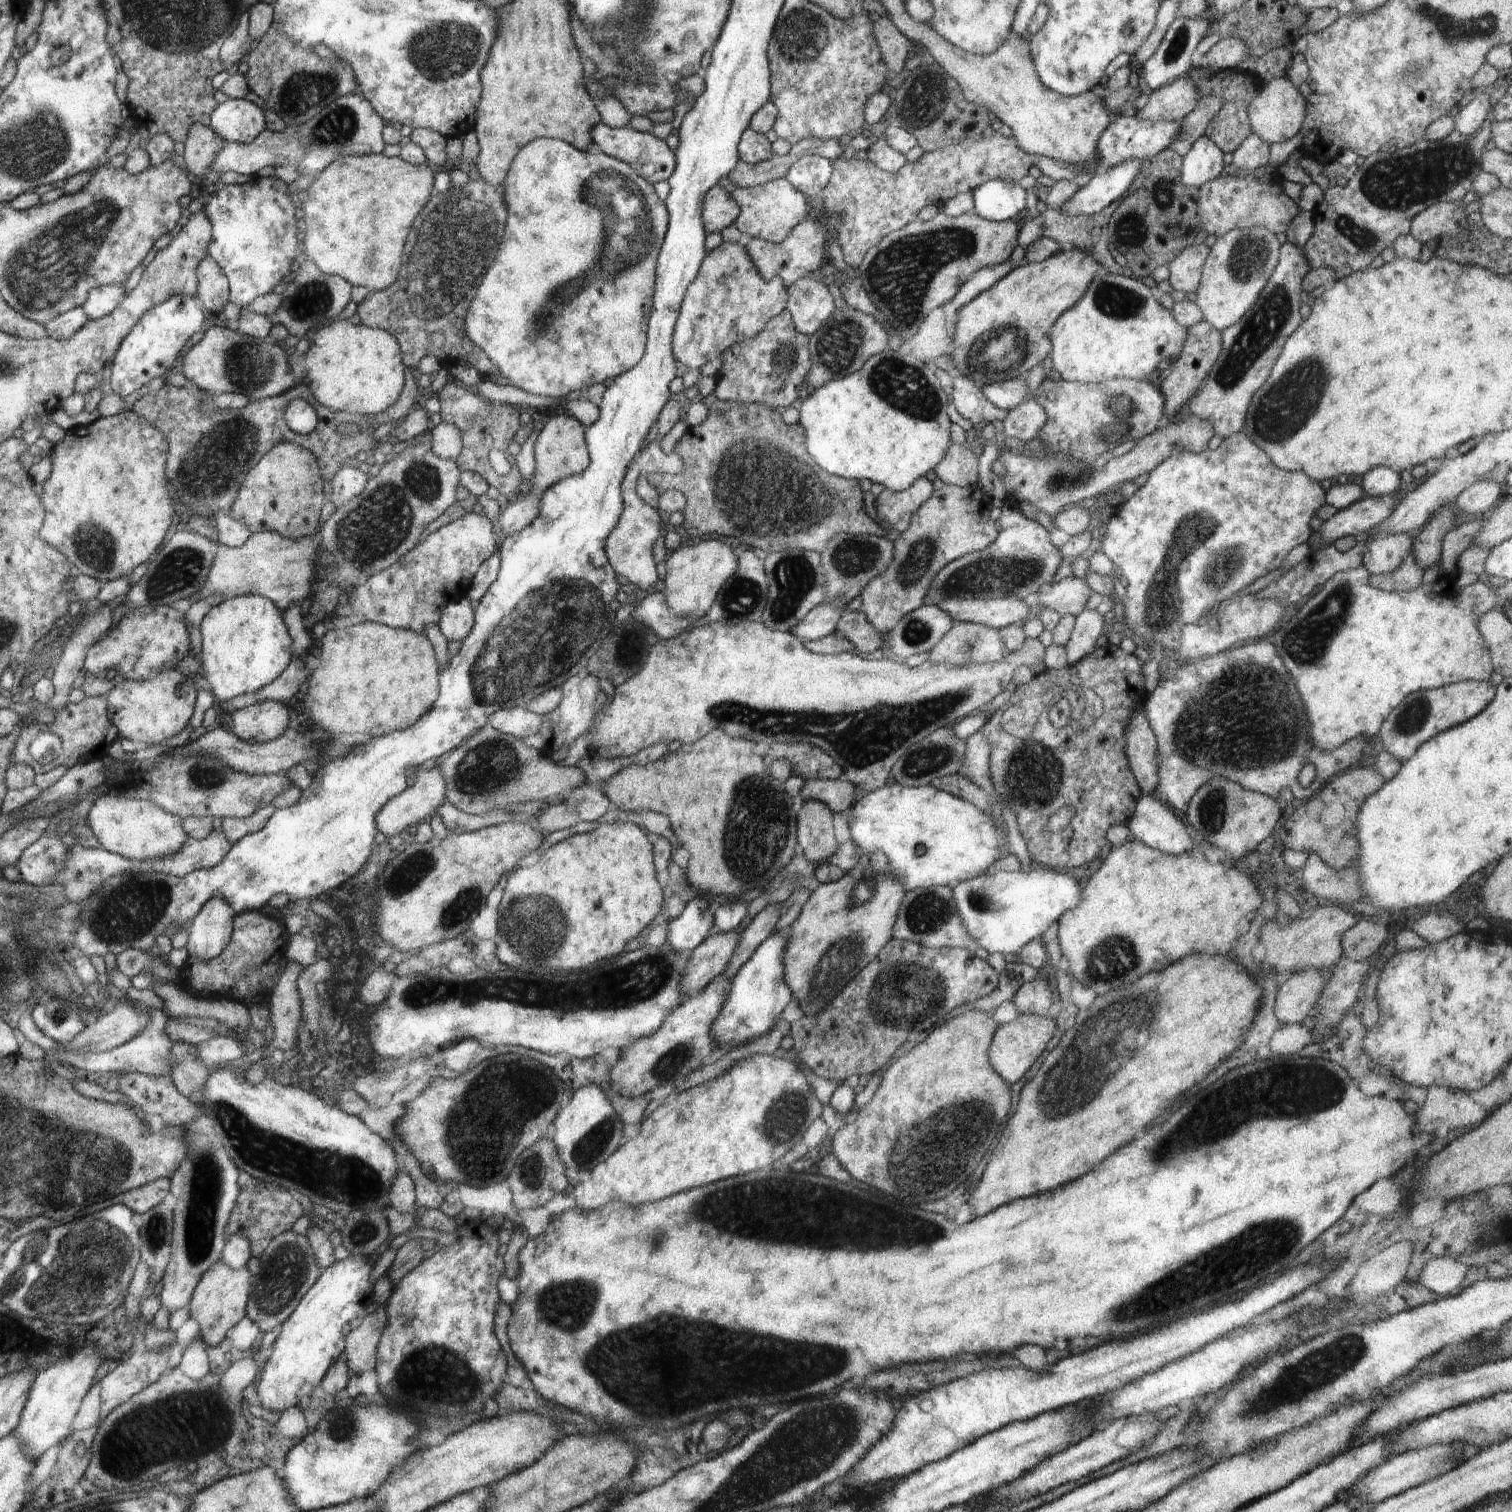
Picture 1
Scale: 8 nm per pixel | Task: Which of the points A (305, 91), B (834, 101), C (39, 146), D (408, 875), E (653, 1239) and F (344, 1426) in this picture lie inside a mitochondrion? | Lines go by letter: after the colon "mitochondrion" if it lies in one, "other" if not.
A: mitochondrion
B: other
C: mitochondrion
D: mitochondrion
E: mitochondrion
F: mitochondrion

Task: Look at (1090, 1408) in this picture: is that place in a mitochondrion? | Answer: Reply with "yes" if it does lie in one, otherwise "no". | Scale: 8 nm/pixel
no

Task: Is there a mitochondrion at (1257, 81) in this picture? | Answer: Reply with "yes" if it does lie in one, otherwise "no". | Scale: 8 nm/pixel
no

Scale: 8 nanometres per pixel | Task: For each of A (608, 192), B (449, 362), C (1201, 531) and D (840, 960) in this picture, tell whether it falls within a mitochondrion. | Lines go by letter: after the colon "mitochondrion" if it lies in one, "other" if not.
A: mitochondrion
B: other
C: mitochondrion
D: mitochondrion

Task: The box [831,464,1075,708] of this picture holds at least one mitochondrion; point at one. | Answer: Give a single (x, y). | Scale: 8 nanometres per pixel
(990, 574)

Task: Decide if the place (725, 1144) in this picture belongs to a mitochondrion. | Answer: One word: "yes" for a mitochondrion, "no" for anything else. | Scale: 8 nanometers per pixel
no

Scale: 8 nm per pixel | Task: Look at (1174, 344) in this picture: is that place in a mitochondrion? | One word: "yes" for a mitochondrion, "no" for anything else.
no

